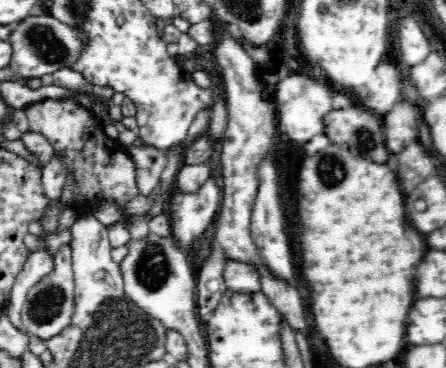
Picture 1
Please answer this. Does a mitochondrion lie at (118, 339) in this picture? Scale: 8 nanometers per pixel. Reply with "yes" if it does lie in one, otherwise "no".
yes

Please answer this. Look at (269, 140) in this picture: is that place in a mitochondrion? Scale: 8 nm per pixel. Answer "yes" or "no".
no

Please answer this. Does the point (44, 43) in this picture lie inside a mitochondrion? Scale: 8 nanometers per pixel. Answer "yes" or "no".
yes

